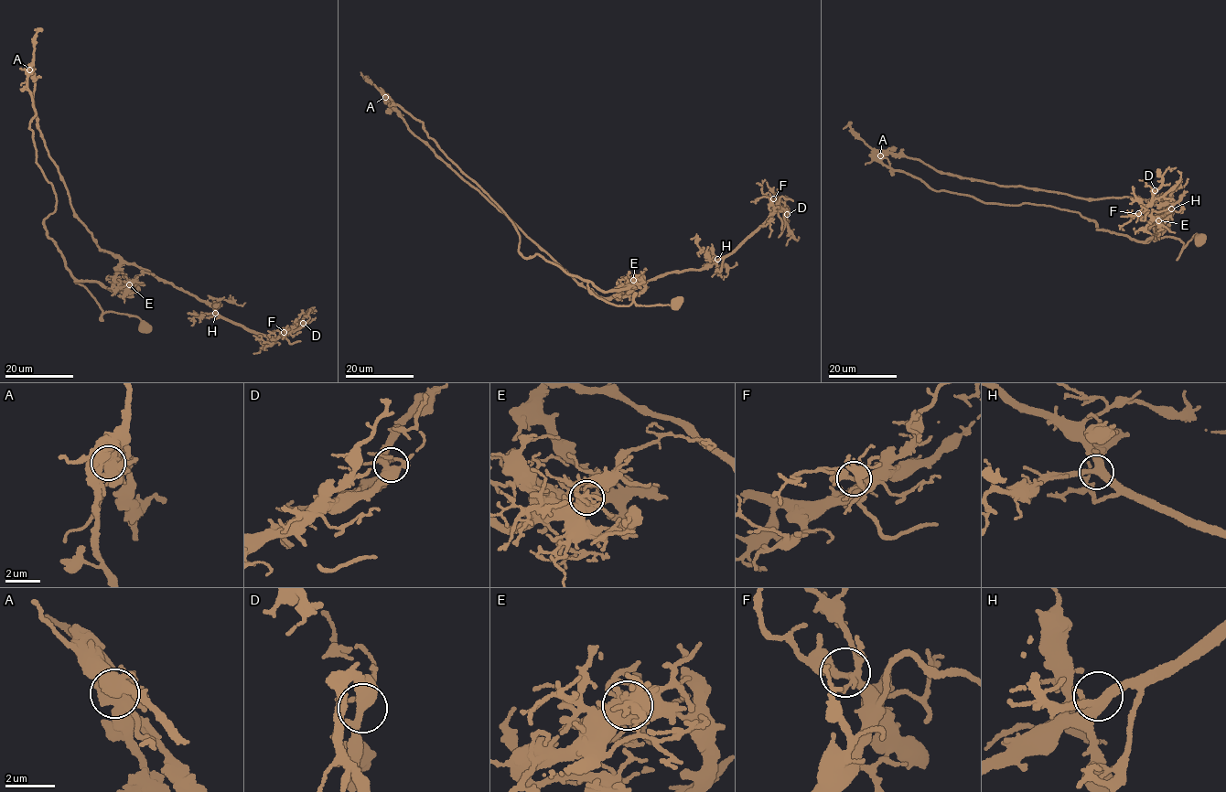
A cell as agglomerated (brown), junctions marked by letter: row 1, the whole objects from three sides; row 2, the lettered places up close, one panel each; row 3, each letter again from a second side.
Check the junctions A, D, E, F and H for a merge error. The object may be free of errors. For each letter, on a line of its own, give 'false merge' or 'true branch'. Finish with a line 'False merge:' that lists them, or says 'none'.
A: false merge
D: true branch
E: true branch
F: true branch
H: true branch
False merge: A

